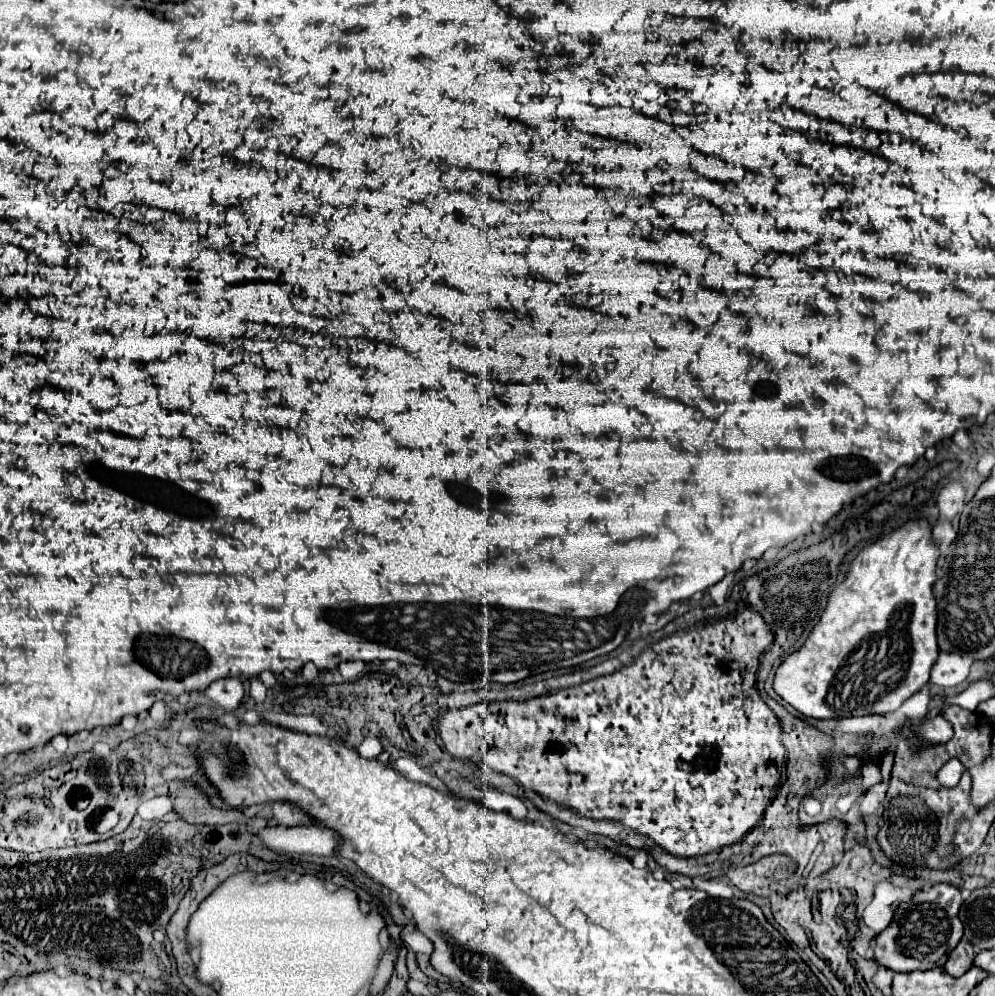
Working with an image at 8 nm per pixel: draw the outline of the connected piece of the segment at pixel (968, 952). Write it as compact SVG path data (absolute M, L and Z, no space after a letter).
M966 941L958 943L958 947L950 953L950 959L946 961L944 971L948 975L952 975L952 977L964 975L972 967L974 955L976 955L976 951L974 951L974 945L972 943L966 943Z

